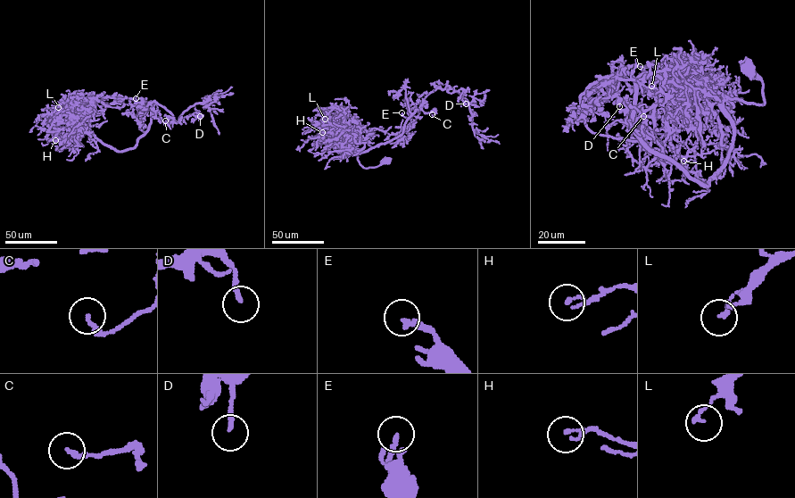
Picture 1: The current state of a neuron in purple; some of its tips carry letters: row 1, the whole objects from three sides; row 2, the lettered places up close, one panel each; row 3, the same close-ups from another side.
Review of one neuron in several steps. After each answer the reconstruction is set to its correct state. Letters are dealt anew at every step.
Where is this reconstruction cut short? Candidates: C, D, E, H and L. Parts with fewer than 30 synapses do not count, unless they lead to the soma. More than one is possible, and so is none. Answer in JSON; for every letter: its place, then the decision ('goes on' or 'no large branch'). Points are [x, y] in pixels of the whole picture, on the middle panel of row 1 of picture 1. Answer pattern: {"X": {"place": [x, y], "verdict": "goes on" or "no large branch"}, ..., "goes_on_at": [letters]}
{"C": {"place": [432, 114], "verdict": "no large branch"}, "D": {"place": [466, 103], "verdict": "no large branch"}, "E": {"place": [401, 112], "verdict": "no large branch"}, "H": {"place": [322, 132], "verdict": "no large branch"}, "L": {"place": [325, 119], "verdict": "no large branch"}, "goes_on_at": []}

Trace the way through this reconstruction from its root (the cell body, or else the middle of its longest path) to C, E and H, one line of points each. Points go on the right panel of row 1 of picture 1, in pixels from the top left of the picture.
C: (745, 70), (765, 103), (720, 102), (733, 145), (708, 186), (645, 144), (630, 106), (643, 116)
E: (745, 70), (765, 103), (720, 102), (733, 145), (704, 186), (634, 128), (634, 80), (655, 75), (640, 66)
H: (745, 70), (762, 81), (764, 103), (720, 93), (674, 95), (668, 101), (674, 160), (678, 164), (683, 161)

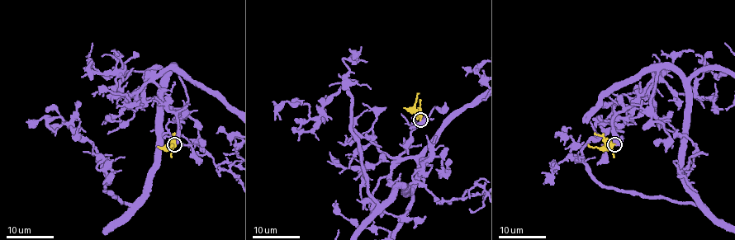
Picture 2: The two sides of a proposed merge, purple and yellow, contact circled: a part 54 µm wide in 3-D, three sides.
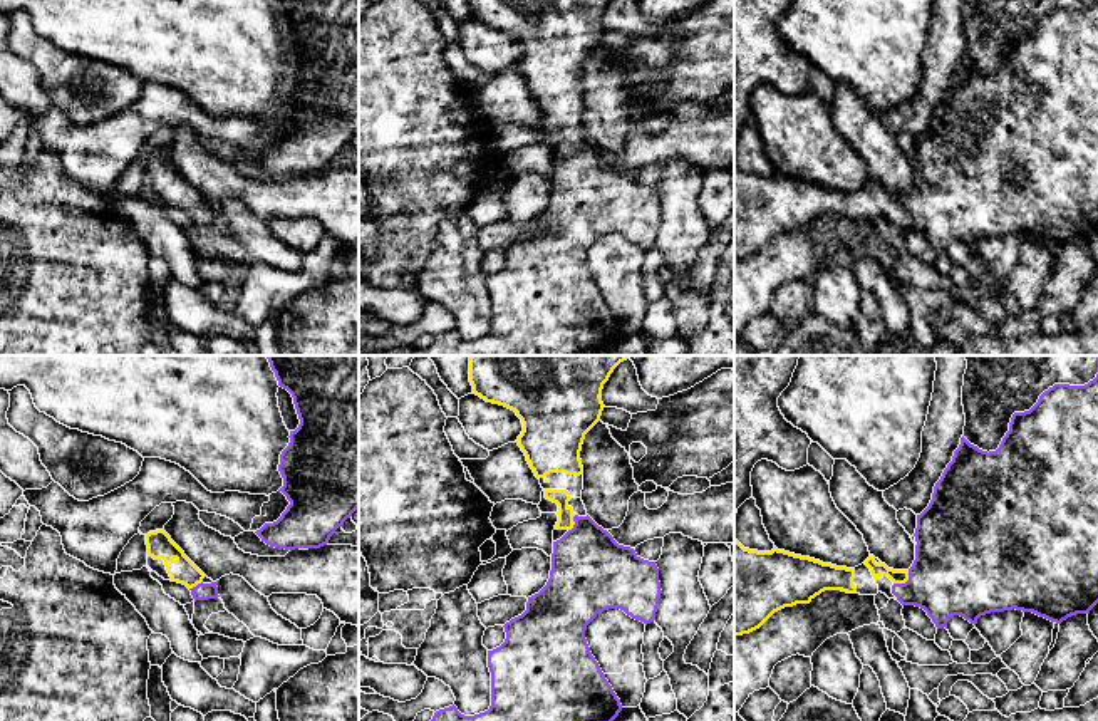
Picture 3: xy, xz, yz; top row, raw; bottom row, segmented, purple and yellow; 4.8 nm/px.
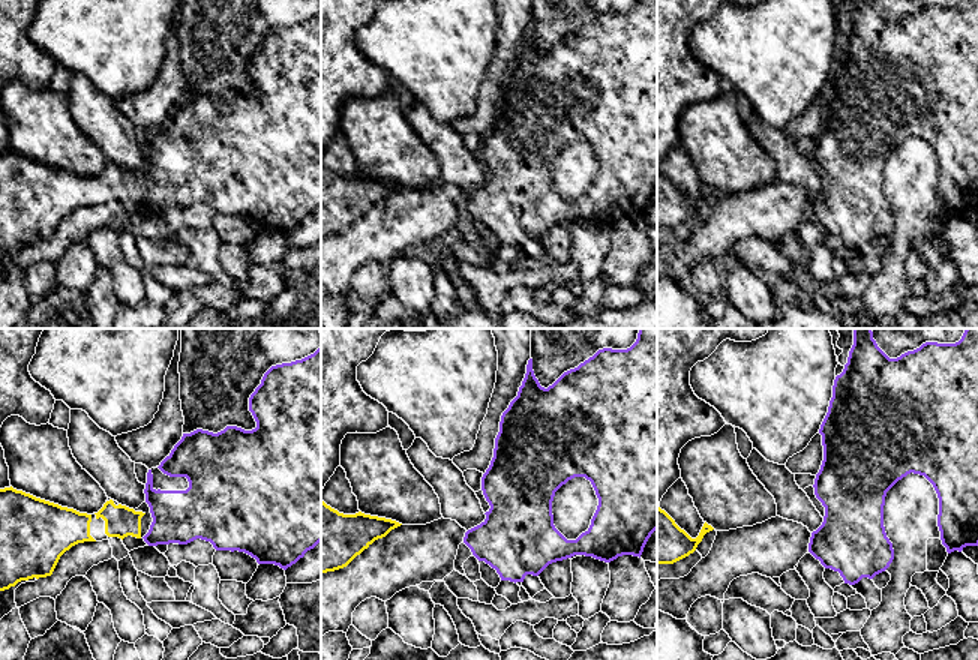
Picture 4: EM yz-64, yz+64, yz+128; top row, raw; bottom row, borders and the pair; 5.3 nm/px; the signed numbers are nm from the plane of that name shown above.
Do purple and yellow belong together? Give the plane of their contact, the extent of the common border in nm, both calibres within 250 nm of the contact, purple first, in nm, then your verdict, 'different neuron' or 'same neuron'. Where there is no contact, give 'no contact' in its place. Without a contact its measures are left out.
yz | 100 nm | 420/60 nm | same neuron

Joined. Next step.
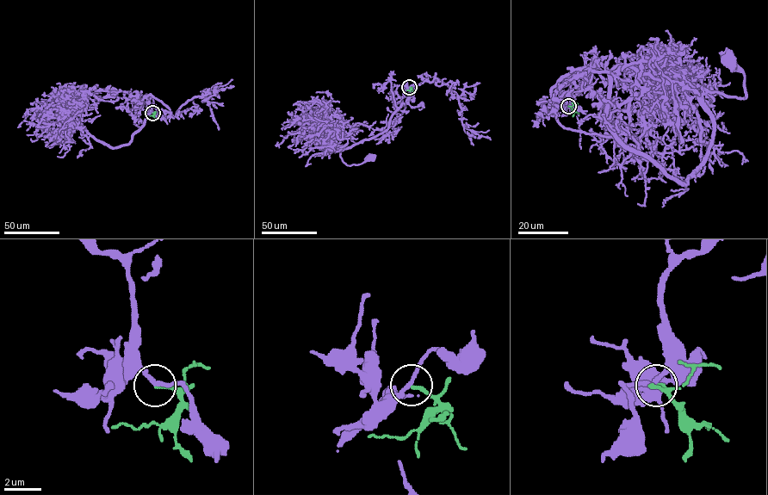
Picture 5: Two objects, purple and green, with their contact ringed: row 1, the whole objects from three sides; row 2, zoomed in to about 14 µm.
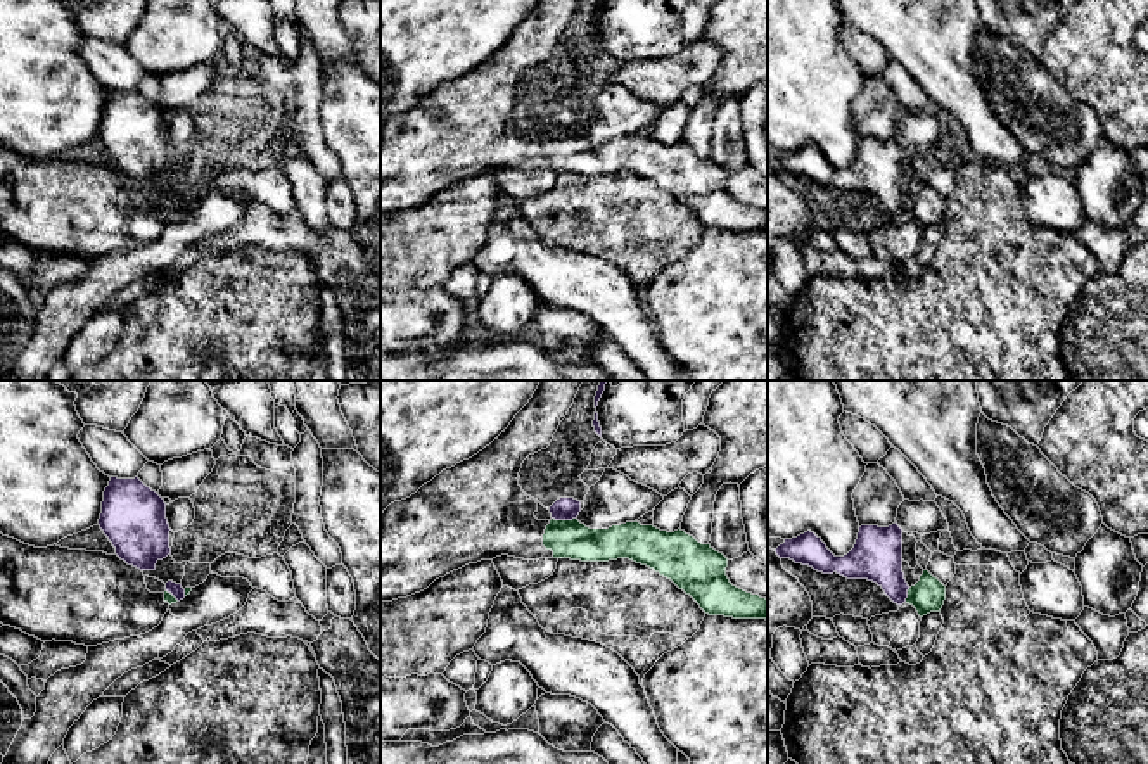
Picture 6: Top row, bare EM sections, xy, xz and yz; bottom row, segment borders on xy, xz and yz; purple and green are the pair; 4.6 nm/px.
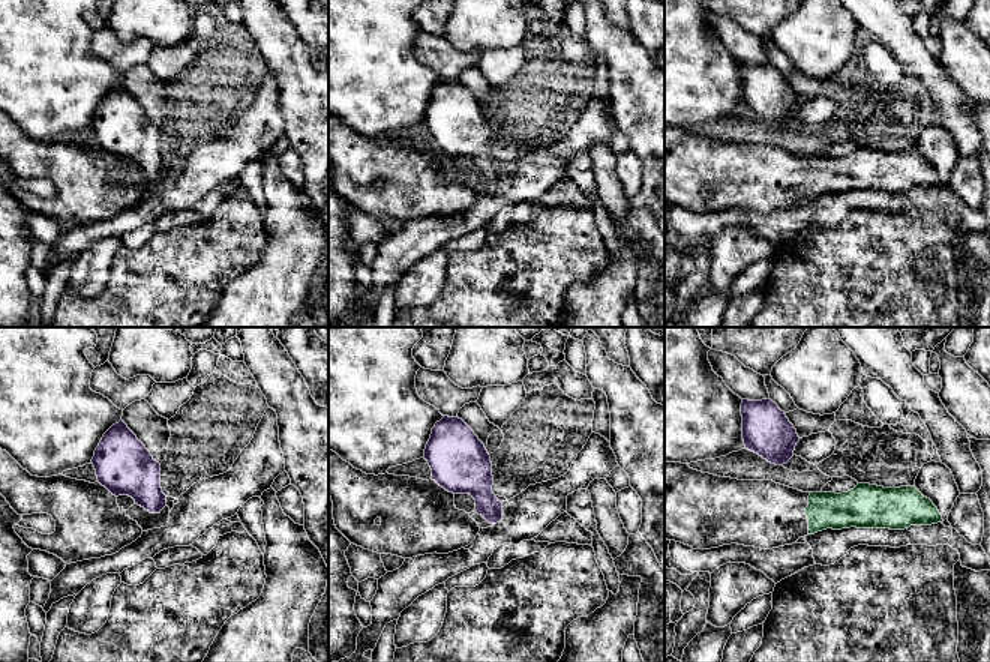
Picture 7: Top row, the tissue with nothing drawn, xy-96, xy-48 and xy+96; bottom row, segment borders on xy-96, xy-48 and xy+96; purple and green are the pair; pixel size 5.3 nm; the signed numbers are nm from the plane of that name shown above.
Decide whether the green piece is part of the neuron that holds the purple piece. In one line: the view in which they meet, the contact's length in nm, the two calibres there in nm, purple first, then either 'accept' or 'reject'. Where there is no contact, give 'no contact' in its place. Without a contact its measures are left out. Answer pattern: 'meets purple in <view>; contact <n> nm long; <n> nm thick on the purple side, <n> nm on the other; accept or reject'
meets purple in xz; contact 110 nm long; 110 nm thick on the purple side, 180 nm on the other; reject

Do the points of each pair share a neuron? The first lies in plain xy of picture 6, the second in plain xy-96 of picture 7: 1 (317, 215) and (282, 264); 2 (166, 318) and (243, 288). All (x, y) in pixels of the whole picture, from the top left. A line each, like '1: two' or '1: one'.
1: one
2: two

